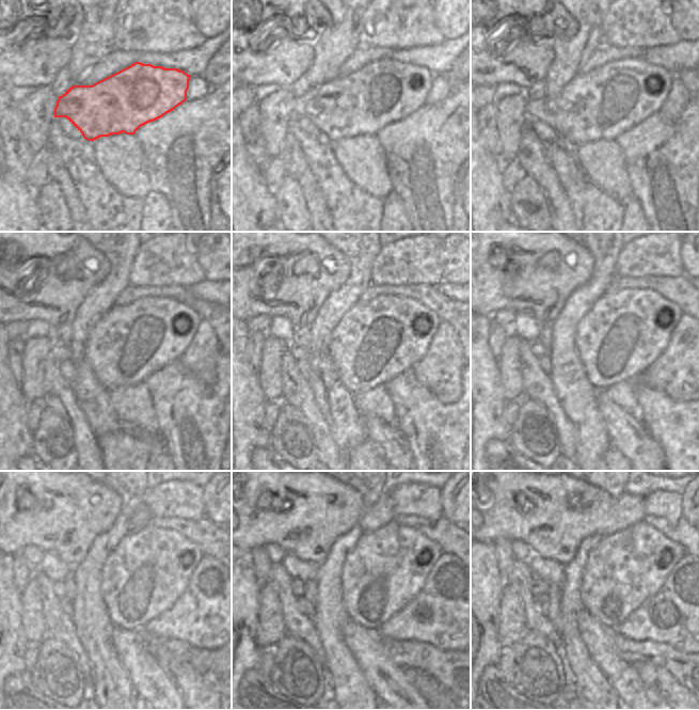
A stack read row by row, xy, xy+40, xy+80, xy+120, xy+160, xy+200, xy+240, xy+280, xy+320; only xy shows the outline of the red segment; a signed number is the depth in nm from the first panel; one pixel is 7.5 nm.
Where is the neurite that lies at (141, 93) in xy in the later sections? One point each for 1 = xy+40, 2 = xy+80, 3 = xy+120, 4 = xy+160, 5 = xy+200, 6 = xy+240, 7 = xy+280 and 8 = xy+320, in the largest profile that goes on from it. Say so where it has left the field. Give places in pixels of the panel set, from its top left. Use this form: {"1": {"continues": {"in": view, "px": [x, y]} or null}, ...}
{"1": {"continues": {"in": "xy+40", "px": [385, 91]}}, "2": {"continues": {"in": "xy+80", "px": [602, 104]}}, "3": {"continues": {"in": "xy+120", "px": [131, 342]}}, "4": {"continues": {"in": "xy+160", "px": [375, 342]}}, "5": {"continues": {"in": "xy+200", "px": [624, 332]}}, "6": {"continues": {"in": "xy+240", "px": [149, 569]}}, "7": {"continues": {"in": "xy+280", "px": [386, 569]}}, "8": {"continues": {"in": "xy+320", "px": [626, 568]}}}

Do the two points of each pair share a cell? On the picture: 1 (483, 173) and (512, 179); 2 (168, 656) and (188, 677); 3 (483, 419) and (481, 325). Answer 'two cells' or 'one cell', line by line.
1: two cells
2: two cells
3: one cell

